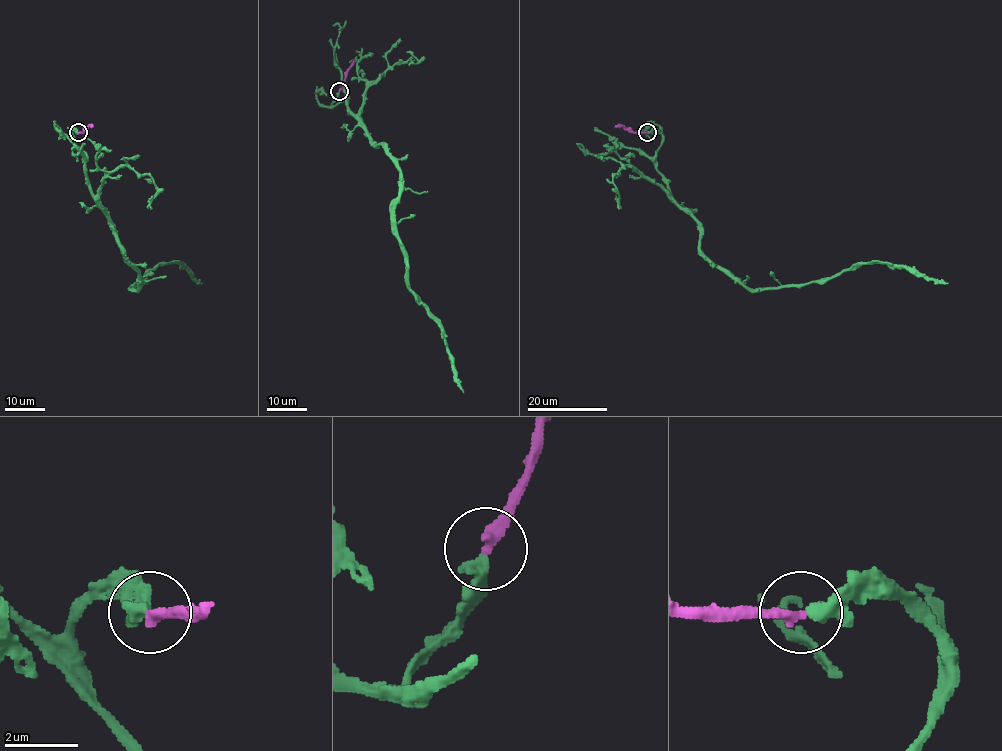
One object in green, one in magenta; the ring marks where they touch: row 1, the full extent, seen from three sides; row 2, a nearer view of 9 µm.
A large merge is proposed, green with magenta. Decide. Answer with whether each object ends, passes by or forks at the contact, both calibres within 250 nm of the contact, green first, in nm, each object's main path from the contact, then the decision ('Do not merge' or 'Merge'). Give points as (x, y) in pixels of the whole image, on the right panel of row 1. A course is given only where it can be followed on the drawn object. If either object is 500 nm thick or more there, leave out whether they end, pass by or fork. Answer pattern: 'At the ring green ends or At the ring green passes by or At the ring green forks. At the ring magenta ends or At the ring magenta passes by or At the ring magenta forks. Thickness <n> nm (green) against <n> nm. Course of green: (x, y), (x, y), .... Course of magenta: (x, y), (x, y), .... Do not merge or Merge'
At the ring green ends. At the ring magenta ends. Thickness 360 nm (green) against 320 nm. Course of green: (648, 132), (662, 135), (657, 171), (697, 223), (702, 252), (747, 287), (778, 289), (883, 263), (948, 283). Course of magenta: (647, 132), (627, 130), (621, 125), (614, 127). Merge

